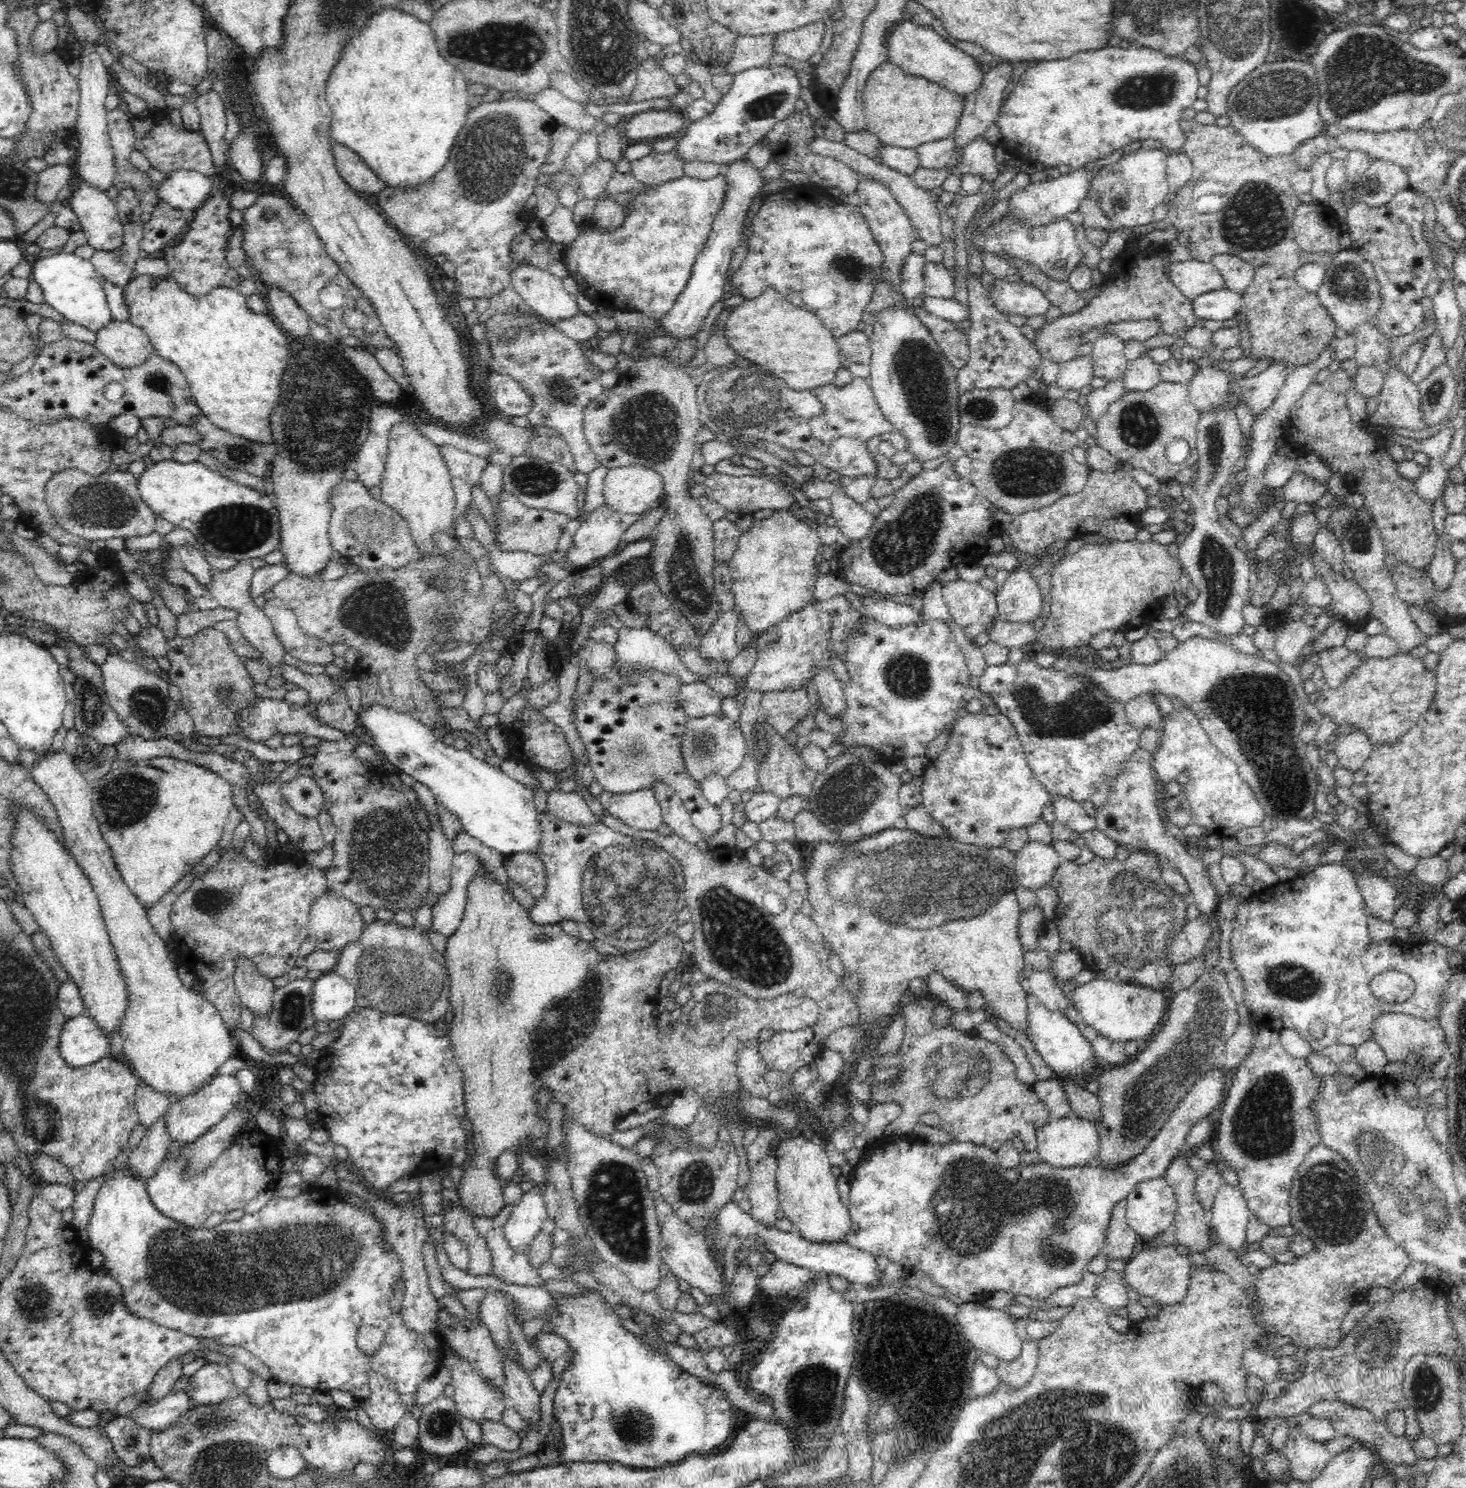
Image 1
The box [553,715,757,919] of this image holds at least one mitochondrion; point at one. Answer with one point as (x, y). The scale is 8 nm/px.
(701, 748)

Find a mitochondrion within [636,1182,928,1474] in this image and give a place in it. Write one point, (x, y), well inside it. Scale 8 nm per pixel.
(812, 1402)

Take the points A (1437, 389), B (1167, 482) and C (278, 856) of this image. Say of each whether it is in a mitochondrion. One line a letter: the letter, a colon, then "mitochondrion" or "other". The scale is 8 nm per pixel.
A: mitochondrion
B: other
C: other

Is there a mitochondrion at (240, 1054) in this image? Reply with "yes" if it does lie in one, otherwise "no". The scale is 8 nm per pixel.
no

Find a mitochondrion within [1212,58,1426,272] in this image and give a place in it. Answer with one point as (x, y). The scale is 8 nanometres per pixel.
(1277, 97)

